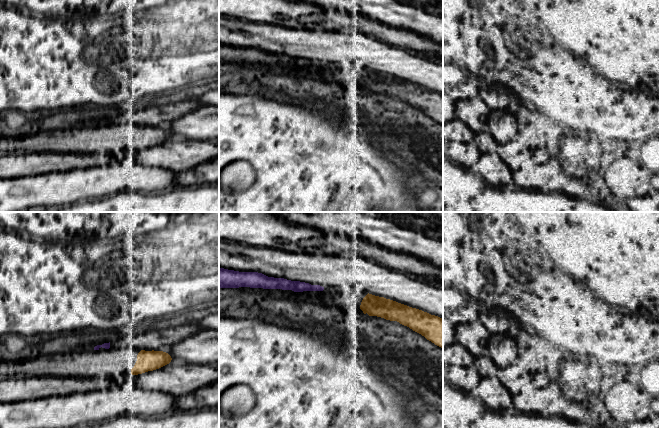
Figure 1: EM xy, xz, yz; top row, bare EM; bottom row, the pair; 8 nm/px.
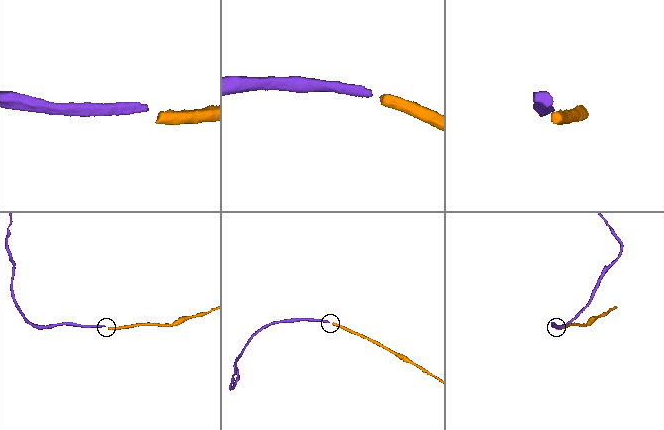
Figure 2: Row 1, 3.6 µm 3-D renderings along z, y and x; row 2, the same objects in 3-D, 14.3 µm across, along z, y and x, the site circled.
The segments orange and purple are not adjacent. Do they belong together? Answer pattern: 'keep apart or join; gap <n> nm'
keep apart; gap 240 nm

